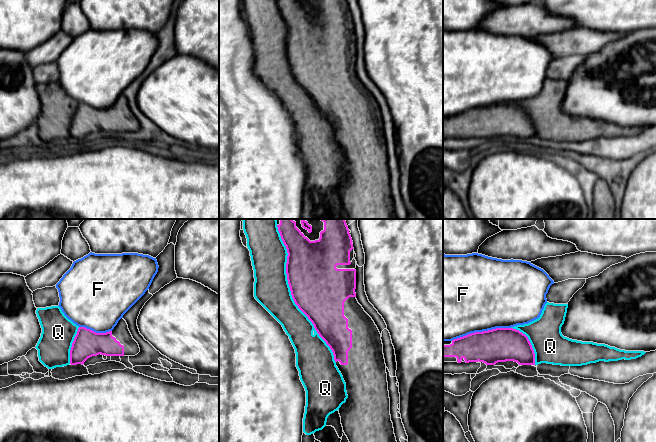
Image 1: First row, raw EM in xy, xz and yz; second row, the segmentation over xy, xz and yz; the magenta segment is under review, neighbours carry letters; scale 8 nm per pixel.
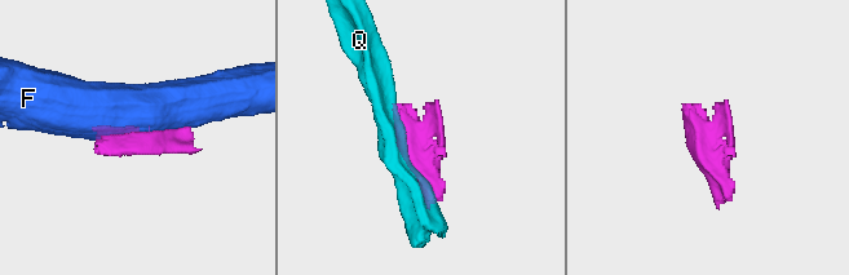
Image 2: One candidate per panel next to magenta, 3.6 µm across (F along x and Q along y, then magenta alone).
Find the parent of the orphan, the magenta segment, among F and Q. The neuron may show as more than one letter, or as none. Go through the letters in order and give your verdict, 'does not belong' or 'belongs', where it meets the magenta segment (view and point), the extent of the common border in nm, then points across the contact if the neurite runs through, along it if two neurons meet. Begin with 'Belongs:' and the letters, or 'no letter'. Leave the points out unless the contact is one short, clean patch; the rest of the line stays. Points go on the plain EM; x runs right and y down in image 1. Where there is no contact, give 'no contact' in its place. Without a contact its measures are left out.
Belongs: no letter
F: does not belong | yz (480, 108) | 500 nm
Q: does not belong | xz (291, 70) | 1200 nm

